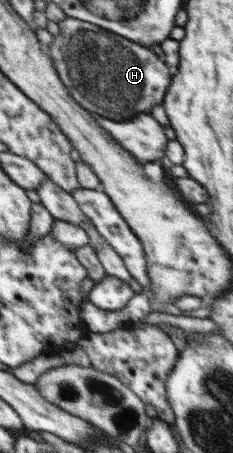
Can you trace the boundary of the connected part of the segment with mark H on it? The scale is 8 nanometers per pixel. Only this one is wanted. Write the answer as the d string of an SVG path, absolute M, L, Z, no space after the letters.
M69 16L58 26L59 34L49 45L54 69L69 96L87 112L125 123L141 113L150 114L155 105L162 104L174 69L169 68L151 49Z

